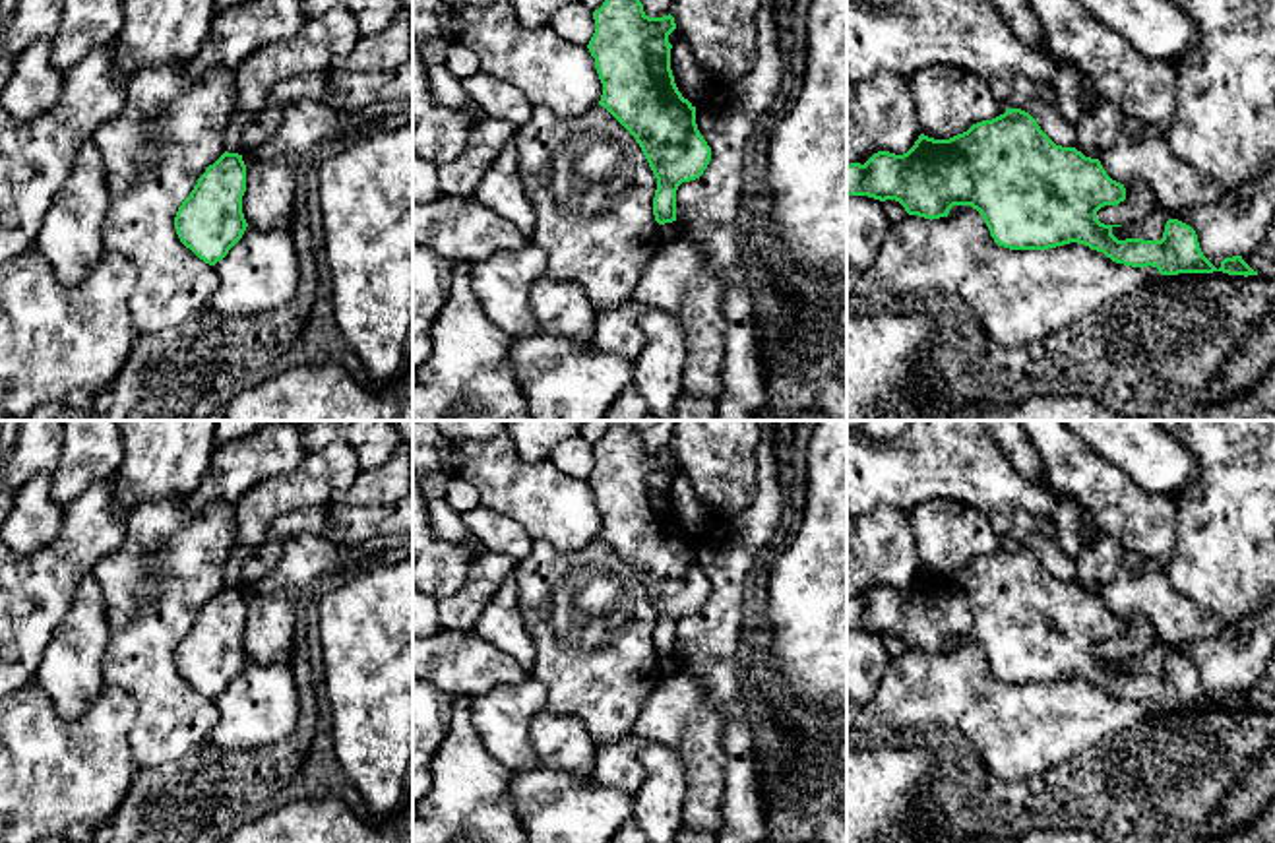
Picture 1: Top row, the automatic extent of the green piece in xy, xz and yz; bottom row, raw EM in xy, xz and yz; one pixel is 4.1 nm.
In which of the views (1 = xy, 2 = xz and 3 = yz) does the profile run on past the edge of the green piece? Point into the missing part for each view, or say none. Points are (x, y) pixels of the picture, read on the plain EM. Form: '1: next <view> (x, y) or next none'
1: next none
2: next none
3: next none

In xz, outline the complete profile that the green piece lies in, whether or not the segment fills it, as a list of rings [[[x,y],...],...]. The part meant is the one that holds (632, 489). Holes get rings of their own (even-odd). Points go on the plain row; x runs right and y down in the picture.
[[[610,421],[593,453],[587,483],[603,517],[599,539],[639,578],[657,612],[655,655],[672,657],[678,620],[700,612],[711,595],[696,541],[682,531],[670,504],[674,452],[649,452],[632,421]]]

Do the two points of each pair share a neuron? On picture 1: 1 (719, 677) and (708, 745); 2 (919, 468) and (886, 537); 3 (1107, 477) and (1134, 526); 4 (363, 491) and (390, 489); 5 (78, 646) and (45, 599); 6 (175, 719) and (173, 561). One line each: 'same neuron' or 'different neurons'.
1: different neurons
2: different neurons
3: same neuron
4: same neuron
5: different neurons
6: same neuron

